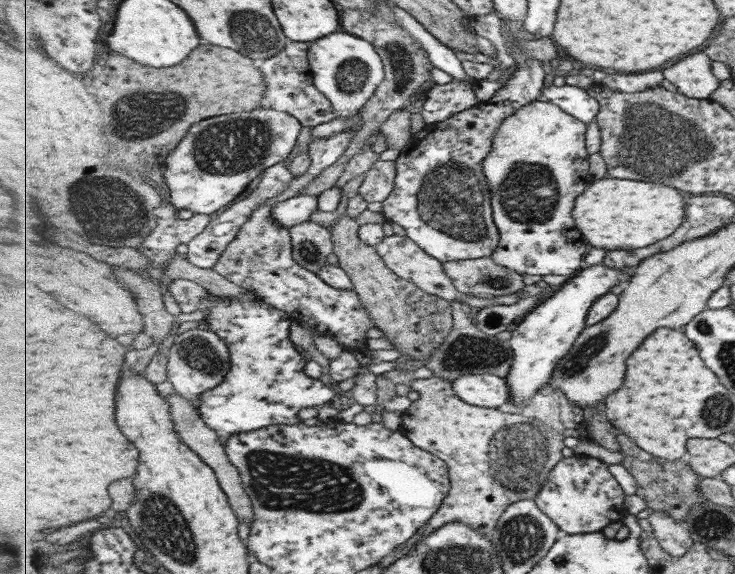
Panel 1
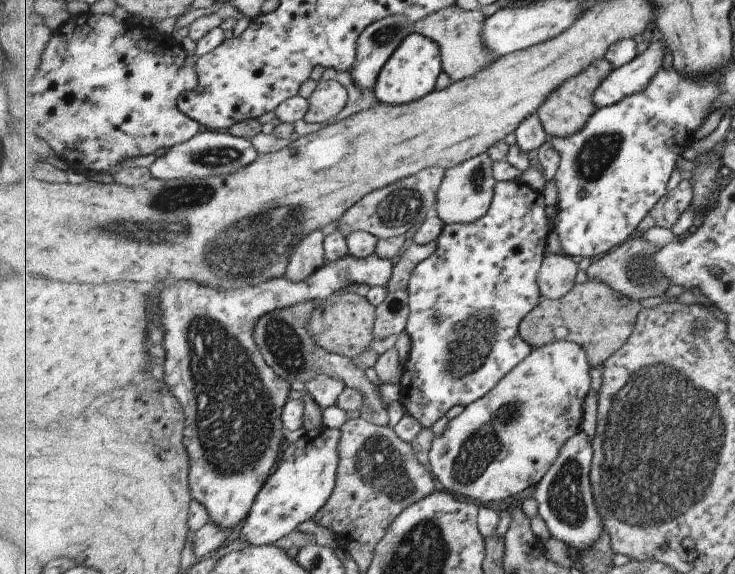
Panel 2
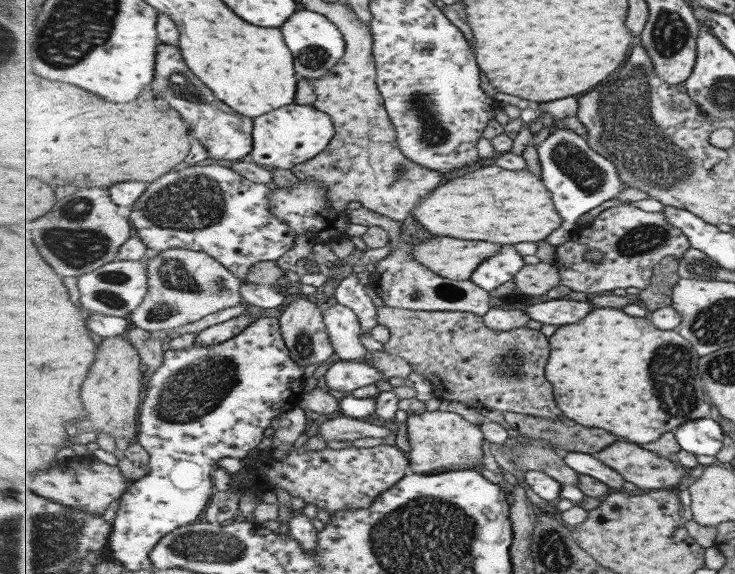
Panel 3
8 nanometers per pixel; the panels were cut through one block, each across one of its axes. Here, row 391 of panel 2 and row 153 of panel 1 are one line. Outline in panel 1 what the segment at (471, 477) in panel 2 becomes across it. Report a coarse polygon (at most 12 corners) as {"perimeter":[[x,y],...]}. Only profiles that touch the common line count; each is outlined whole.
{"perimeter":[[551,101],[497,128],[483,168],[519,274],[573,276],[595,180],[587,123]]}

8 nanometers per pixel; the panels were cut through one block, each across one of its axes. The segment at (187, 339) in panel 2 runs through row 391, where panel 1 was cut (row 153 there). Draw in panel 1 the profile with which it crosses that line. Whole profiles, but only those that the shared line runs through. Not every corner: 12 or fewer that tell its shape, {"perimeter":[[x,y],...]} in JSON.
{"perimeter":[[264,106],[191,127],[163,178],[177,210],[213,214],[297,146]]}

